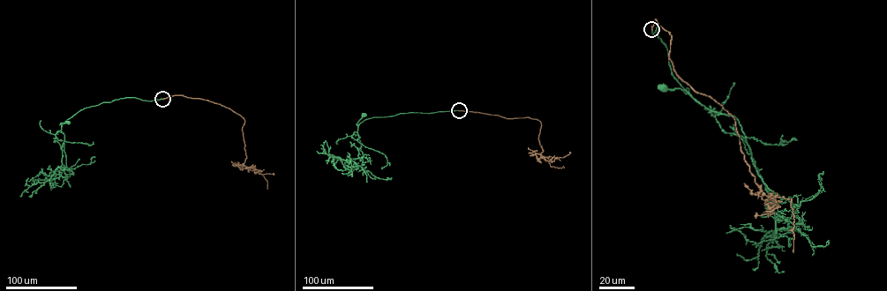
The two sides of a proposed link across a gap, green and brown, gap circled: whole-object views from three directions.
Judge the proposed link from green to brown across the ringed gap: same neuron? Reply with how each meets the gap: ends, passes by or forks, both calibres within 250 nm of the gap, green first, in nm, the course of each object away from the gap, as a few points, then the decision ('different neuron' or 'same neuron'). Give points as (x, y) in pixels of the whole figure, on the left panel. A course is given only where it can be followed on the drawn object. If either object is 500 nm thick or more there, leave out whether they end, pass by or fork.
green ends; brown ends; calibres 240 and 240 nm; course green (162, 99), (115, 100), (81, 109), (62, 126), (61, 123), (60, 124), (68, 123); course brown (162, 99), (183, 95), (206, 100), (239, 115), (244, 120), (244, 165), (262, 175), (267, 189); different neuron

